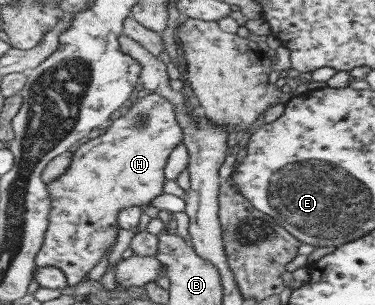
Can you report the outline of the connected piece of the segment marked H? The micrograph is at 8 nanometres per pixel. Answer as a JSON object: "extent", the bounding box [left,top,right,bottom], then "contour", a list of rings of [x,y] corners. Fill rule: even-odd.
{"extent":[34,93,181,286],"contour":[[[146,93],[123,116],[114,116],[103,127],[99,136],[80,143],[64,173],[52,183],[46,184],[50,209],[42,243],[34,255],[35,267],[57,267],[65,275],[68,286],[78,283],[98,263],[103,253],[114,245],[119,229],[117,213],[127,207],[147,204],[162,193],[166,181],[162,168],[168,154],[181,139],[181,130],[171,102],[155,93]]]}

